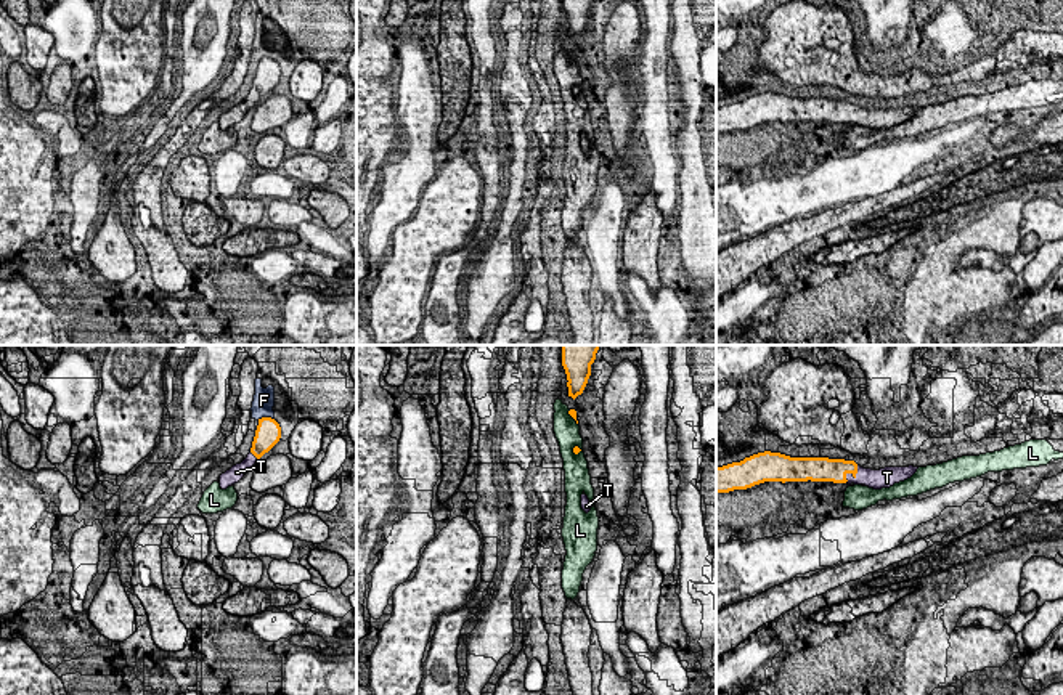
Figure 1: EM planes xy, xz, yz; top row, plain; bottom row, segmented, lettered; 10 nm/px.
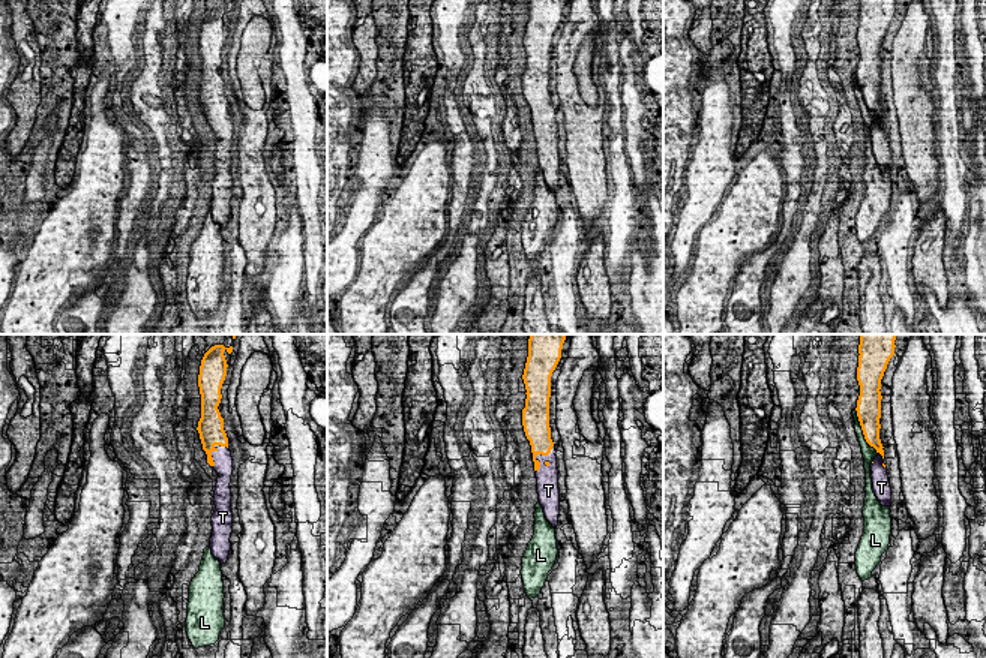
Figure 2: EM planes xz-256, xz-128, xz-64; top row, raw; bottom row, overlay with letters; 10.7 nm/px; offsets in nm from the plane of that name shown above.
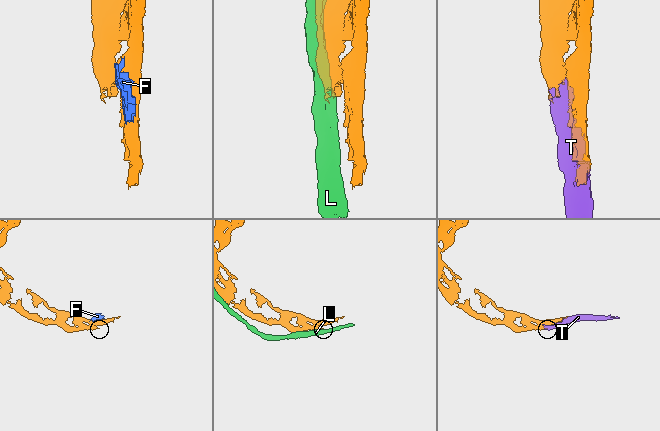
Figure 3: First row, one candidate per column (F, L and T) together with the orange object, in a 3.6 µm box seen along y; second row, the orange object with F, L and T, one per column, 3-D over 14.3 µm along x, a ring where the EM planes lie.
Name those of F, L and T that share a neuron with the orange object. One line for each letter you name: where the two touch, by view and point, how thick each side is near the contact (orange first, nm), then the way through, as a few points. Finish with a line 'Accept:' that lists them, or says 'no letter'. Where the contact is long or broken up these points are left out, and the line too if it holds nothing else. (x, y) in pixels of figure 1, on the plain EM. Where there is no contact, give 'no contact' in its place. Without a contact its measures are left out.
T: yz (851, 113) | 240/190 nm
Accept: T

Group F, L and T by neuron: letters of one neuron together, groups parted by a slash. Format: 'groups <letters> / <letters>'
groups F / L / T

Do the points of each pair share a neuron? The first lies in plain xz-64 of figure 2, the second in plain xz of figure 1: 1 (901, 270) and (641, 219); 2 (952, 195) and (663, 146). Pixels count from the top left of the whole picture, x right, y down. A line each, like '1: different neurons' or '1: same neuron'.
1: different neurons
2: same neuron

